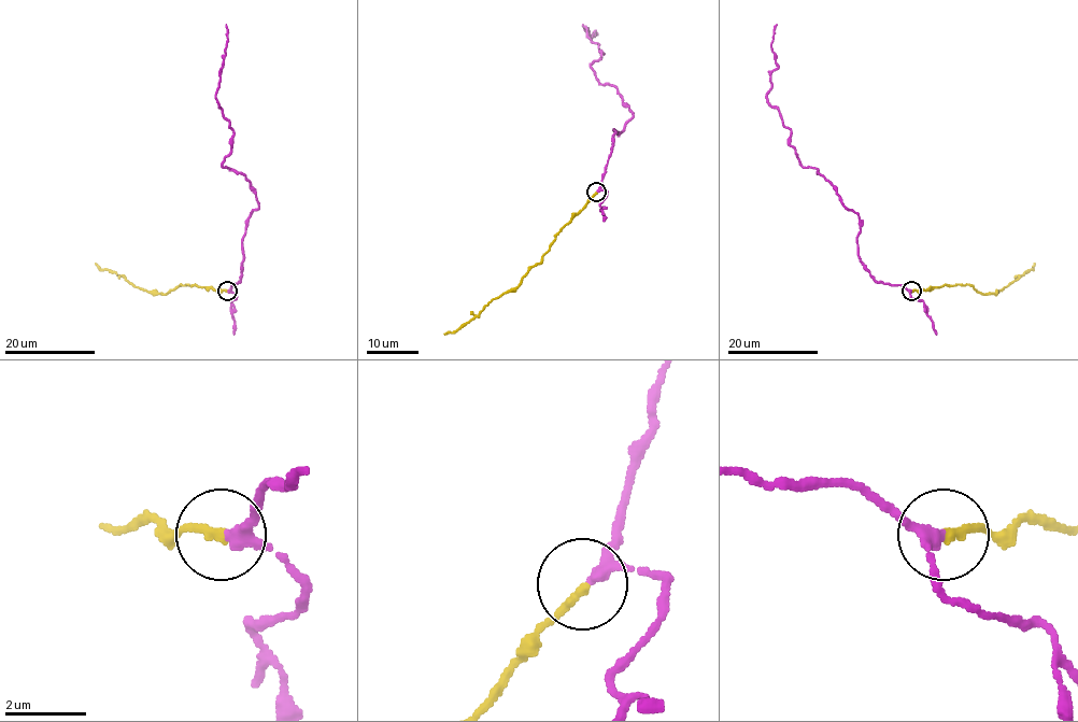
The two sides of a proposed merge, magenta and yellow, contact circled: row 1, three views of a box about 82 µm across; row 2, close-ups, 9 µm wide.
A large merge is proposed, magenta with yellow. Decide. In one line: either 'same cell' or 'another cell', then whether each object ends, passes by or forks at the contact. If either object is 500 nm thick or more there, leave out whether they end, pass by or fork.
same cell | magenta passes by | yellow ends

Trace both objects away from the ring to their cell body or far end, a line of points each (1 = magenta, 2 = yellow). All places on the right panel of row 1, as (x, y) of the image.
1: (911, 291), (870, 274), (855, 213), (802, 165), (767, 101), (777, 25)
2: (911, 291), (970, 284), (978, 292), (990, 294), (1033, 269), (1034, 263)

